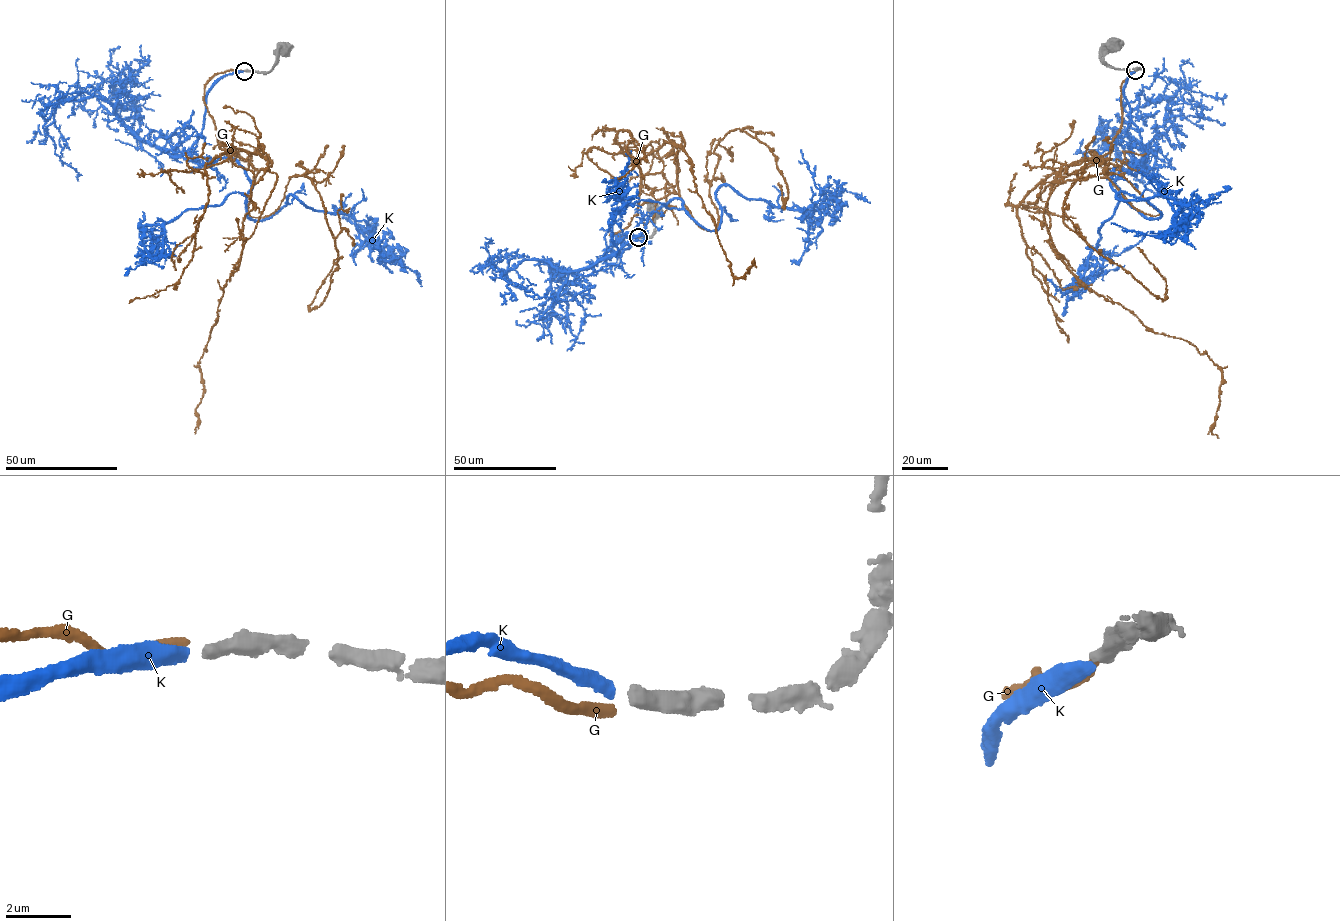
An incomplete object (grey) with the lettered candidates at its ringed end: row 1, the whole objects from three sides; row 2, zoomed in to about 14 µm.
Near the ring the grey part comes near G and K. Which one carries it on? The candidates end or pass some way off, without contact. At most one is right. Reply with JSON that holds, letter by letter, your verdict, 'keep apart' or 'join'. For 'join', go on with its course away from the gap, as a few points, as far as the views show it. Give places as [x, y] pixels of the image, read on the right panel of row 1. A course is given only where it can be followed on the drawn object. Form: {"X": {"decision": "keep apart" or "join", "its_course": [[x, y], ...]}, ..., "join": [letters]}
{"G": {"decision": "keep apart"}, "K": {"decision": "join", "its_course": [[1134, 71], [1145, 166], [1110, 185], [1175, 214], [1165, 237], [1111, 223]]}, "join": ["K"]}

